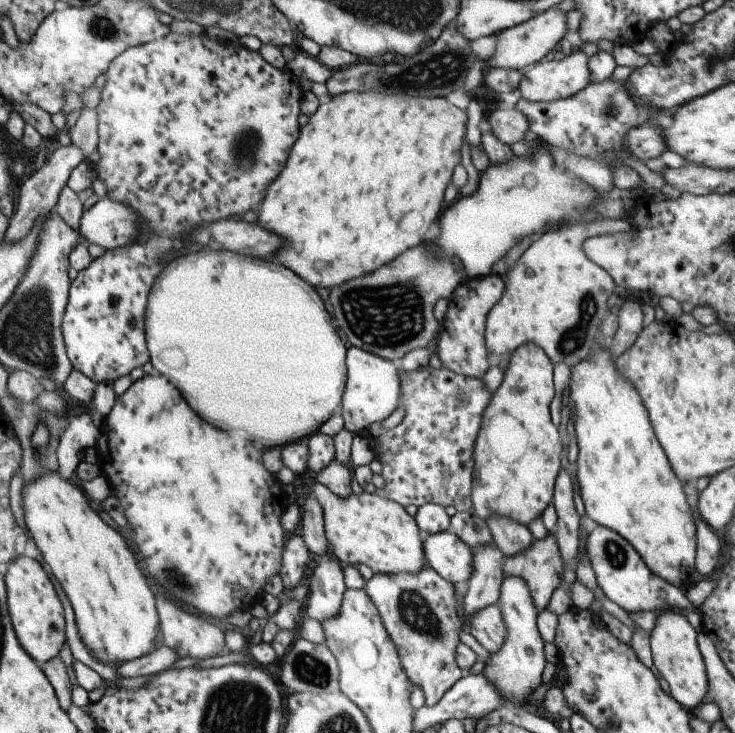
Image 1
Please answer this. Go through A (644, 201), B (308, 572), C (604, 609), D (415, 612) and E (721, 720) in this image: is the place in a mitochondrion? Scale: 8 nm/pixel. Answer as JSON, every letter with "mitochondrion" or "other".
{"A":"other","B":"other","C":"other","D":"mitochondrion","E":"other"}

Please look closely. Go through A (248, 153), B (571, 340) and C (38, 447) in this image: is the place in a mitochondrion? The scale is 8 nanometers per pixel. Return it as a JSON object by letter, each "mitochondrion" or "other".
{"A":"mitochondrion","B":"mitochondrion","C":"mitochondrion"}

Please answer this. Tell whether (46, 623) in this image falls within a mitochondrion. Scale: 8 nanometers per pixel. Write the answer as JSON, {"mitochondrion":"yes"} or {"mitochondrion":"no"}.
{"mitochondrion":"no"}

